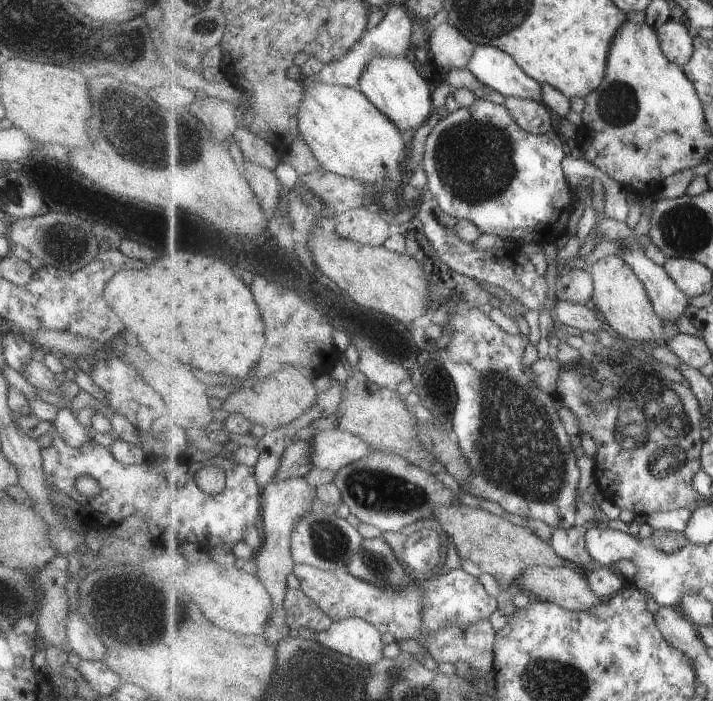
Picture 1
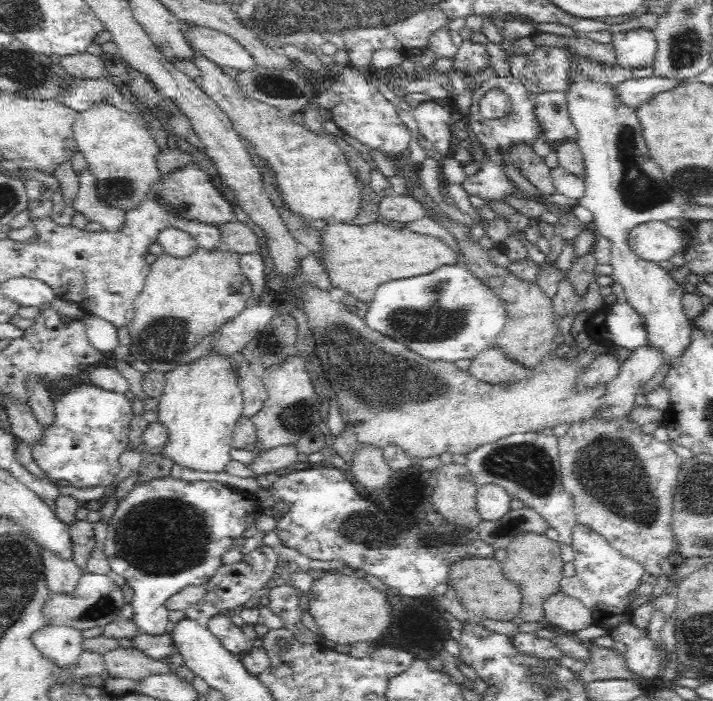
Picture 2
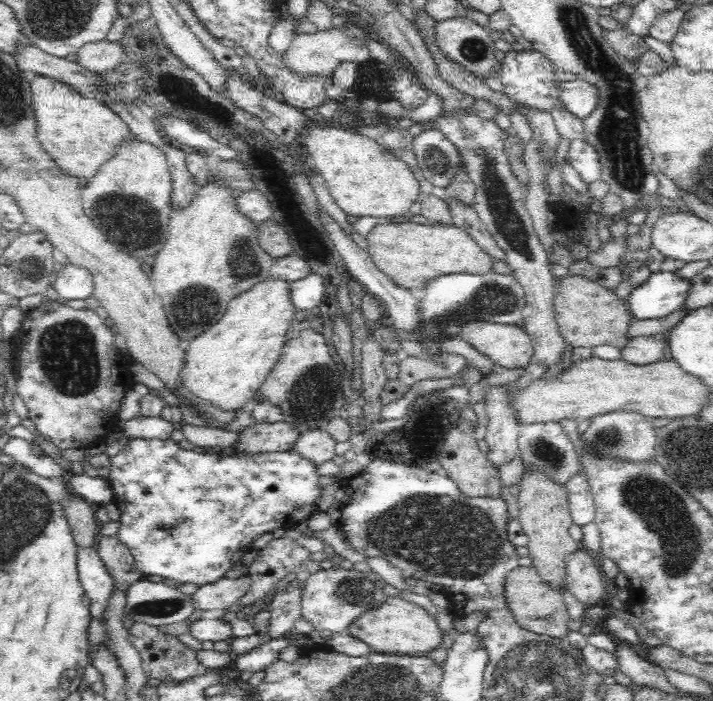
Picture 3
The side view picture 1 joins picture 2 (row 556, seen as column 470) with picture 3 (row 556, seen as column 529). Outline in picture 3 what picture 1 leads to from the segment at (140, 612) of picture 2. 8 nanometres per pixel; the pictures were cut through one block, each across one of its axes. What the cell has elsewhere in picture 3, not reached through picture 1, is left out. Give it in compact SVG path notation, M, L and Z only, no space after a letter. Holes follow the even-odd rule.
M136 383L133 388L126 390L116 416L114 427L123 432L124 444L116 456L111 458L111 467L109 468L108 484L112 489L112 502L118 506L120 510L120 529L116 532L116 539L124 544L128 551L132 554L134 568L142 576L158 576L165 578L168 583L173 585L196 584L202 587L206 584L213 584L223 578L226 572L234 565L241 564L241 558L252 549L251 545L254 539L260 534L272 532L276 528L290 529L301 521L309 518L313 513L318 512L317 504L321 495L322 487L319 486L321 475L317 472L317 466L314 463L302 458L296 451L273 452L264 454L233 454L231 451L221 452L205 452L197 453L196 451L185 450L178 445L176 441L170 439L174 430L172 423L160 417L145 417L140 415L140 398L146 396L150 389L143 383Z

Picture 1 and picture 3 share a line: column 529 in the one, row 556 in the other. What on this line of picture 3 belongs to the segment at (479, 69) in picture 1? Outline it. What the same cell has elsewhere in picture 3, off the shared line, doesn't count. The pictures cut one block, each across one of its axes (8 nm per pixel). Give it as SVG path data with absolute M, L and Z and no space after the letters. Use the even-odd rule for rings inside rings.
M78 547L76 552L78 579L90 600L91 617L102 624L106 603L113 592L113 581L95 547Z

